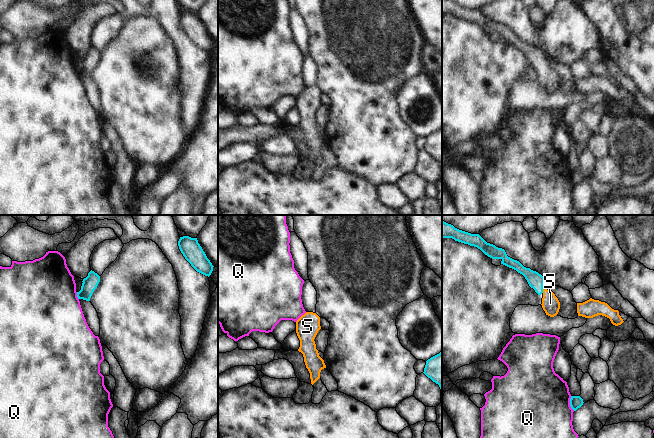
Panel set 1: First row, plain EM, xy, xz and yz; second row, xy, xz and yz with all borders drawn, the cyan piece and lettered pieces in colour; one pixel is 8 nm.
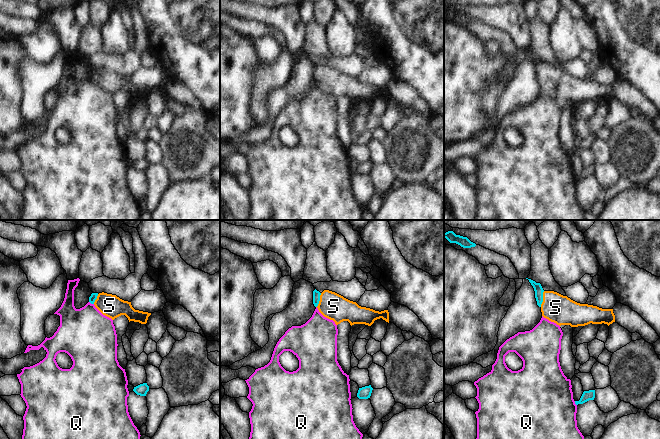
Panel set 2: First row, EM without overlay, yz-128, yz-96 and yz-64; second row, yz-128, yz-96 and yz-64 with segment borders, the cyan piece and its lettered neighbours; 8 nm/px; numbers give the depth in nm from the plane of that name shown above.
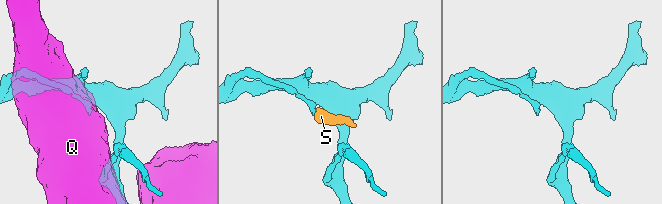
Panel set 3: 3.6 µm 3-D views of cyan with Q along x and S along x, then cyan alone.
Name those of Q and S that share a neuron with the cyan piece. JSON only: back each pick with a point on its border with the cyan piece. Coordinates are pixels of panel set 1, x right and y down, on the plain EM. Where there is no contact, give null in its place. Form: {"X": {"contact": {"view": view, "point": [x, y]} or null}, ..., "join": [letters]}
{"S": {"contact": {"view": "yz", "point": [542, 67]}}, "join": ["S"]}

